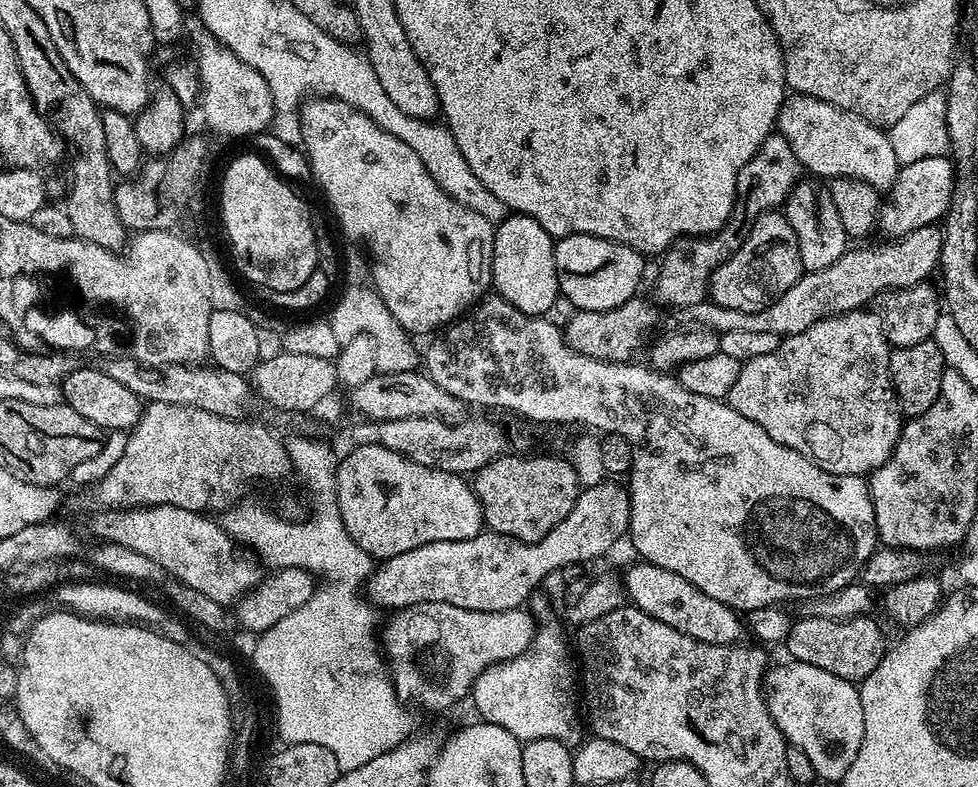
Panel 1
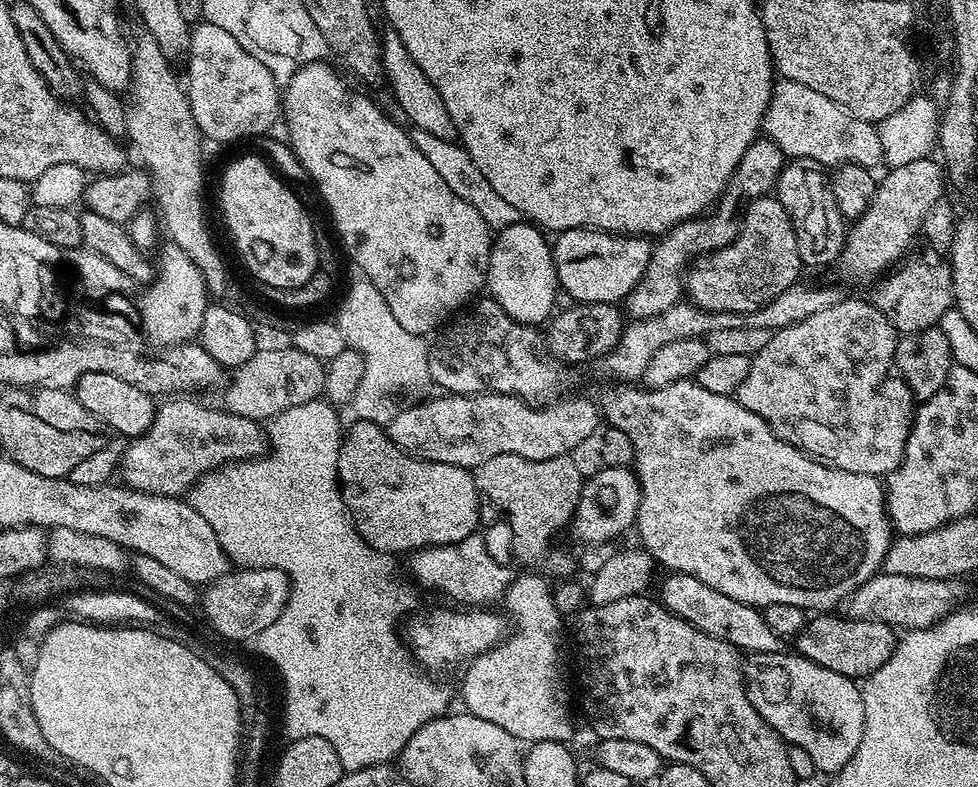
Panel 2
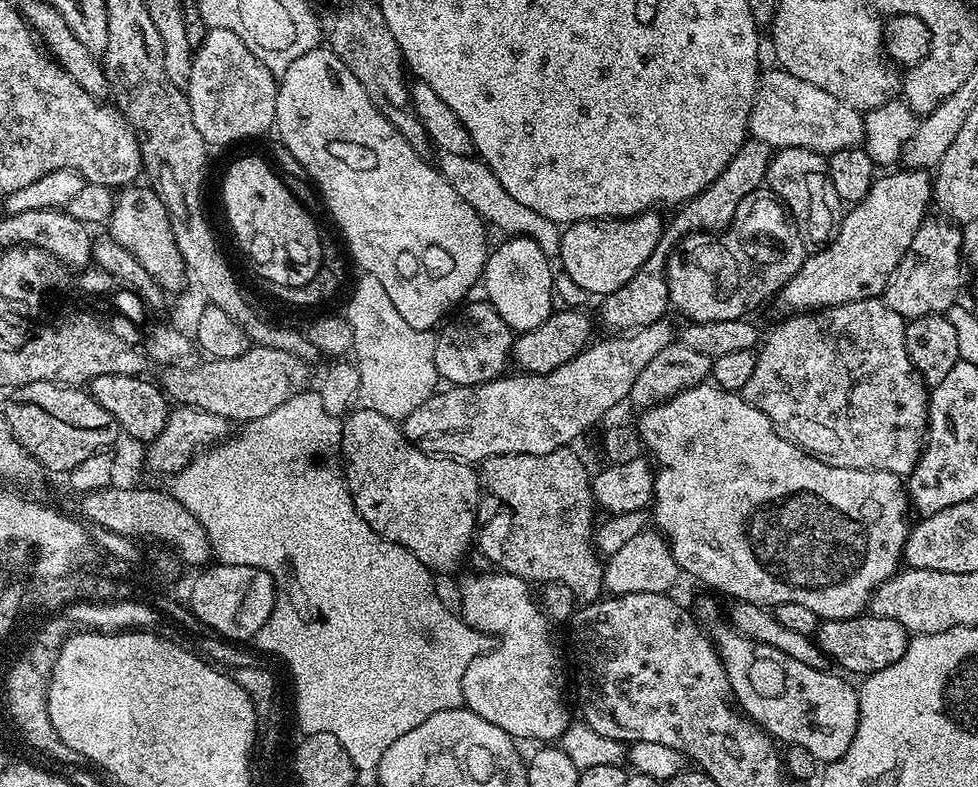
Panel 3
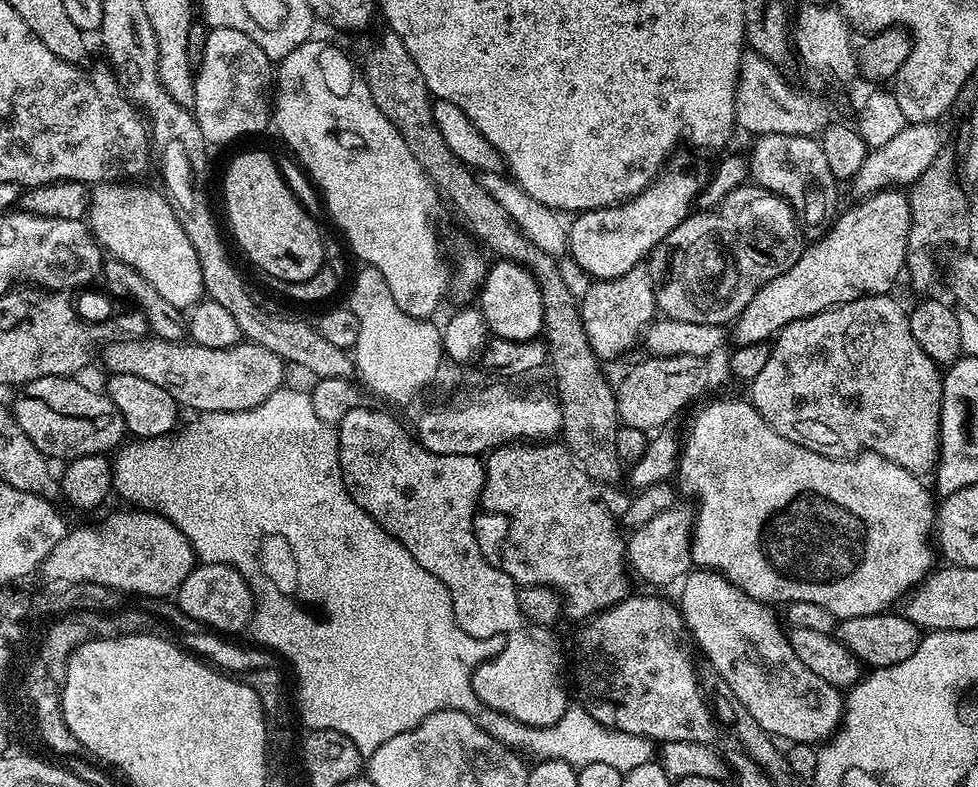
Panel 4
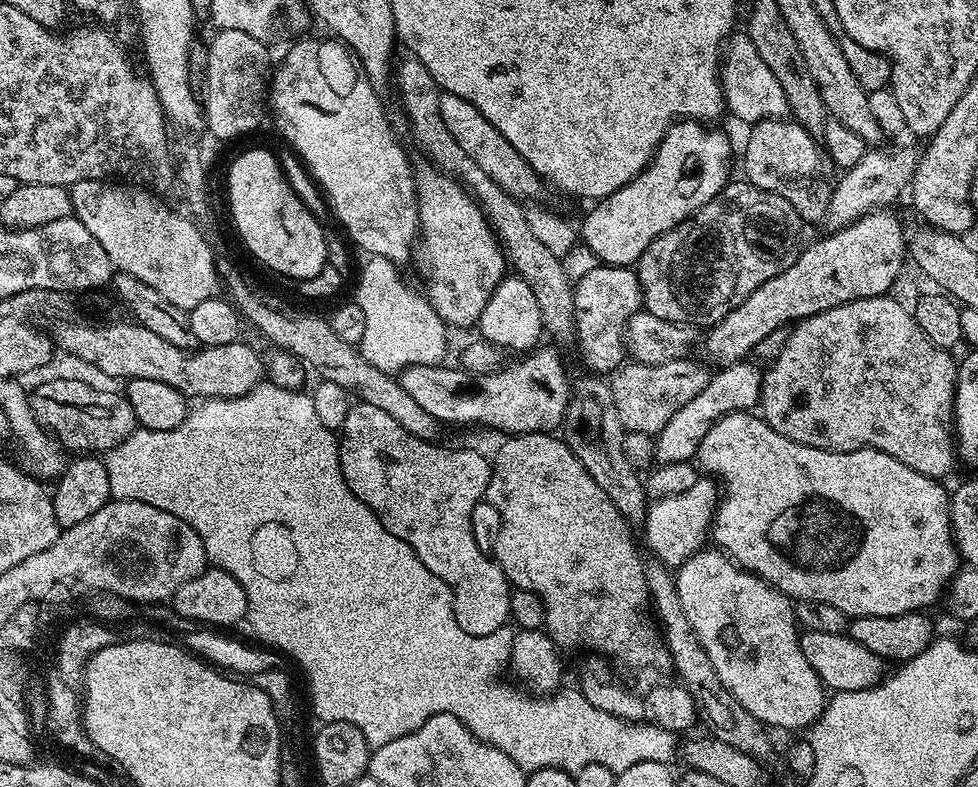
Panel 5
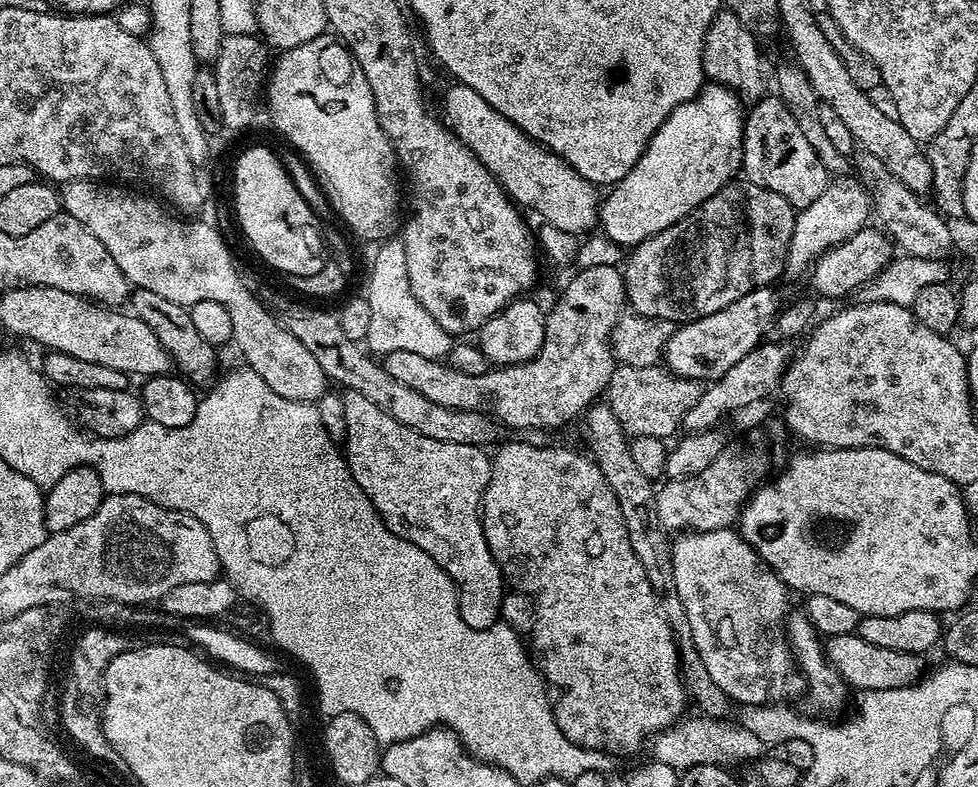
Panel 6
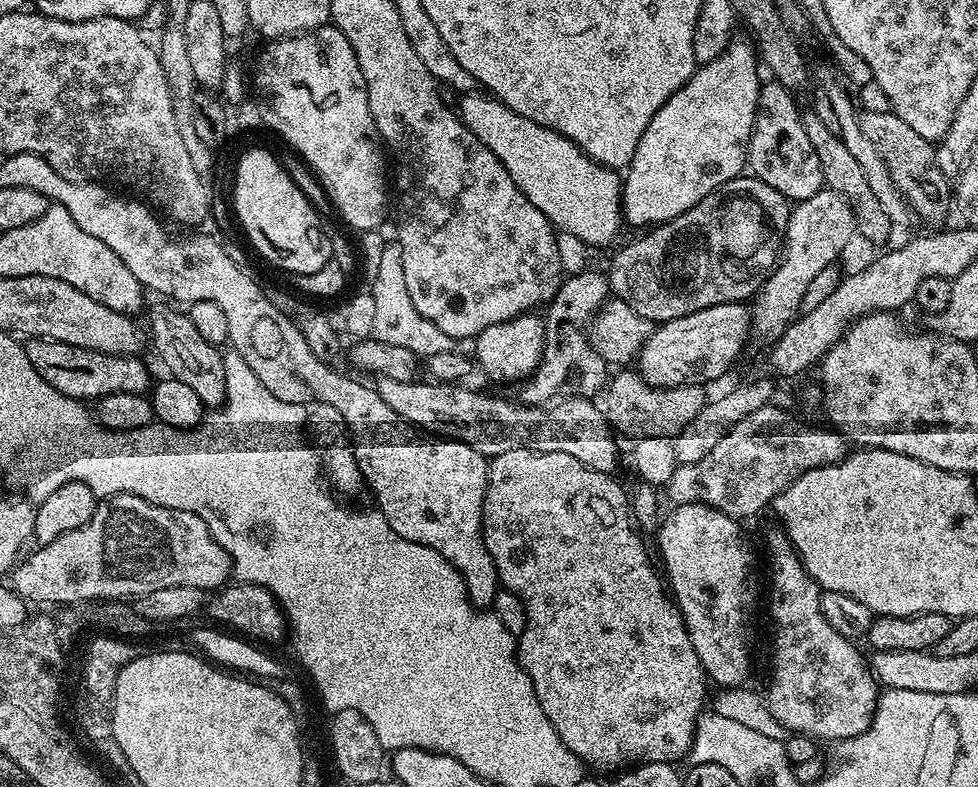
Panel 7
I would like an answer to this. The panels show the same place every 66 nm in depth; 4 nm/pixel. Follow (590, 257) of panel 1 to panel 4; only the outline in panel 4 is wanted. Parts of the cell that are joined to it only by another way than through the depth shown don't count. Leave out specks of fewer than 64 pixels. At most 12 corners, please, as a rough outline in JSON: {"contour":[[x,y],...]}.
{"contour":[[673,155],[637,196],[579,213],[568,252],[593,281],[651,256],[706,172]]}

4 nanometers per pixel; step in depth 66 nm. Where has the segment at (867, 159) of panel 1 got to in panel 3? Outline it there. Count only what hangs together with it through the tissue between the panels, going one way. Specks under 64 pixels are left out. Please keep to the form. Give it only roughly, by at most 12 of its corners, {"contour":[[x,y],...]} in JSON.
{"contour":[[763,71],[751,139],[823,156],[863,143],[860,112]]}

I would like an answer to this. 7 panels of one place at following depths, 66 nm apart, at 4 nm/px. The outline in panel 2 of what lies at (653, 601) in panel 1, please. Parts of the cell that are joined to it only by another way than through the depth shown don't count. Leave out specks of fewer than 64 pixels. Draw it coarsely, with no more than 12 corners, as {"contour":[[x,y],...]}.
{"contour":[[678,571],[658,599],[741,653],[785,651],[752,608]]}

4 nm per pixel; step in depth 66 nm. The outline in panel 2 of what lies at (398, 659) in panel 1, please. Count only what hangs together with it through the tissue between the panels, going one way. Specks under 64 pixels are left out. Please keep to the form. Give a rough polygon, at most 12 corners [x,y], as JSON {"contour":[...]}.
{"contour":[[492,610],[417,611],[406,643],[429,673],[505,639]]}

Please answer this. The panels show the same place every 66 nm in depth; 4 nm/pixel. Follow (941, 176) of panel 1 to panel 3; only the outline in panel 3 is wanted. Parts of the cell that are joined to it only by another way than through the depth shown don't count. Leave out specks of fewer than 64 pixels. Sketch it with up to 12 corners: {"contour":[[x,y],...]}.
{"contour":[[877,175],[781,286],[788,314],[883,297],[933,177]]}

